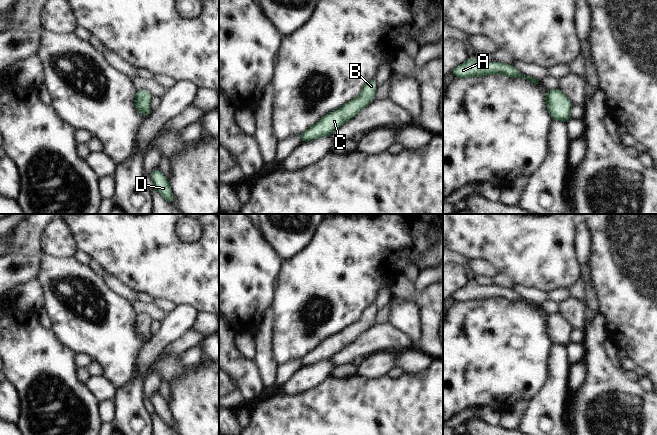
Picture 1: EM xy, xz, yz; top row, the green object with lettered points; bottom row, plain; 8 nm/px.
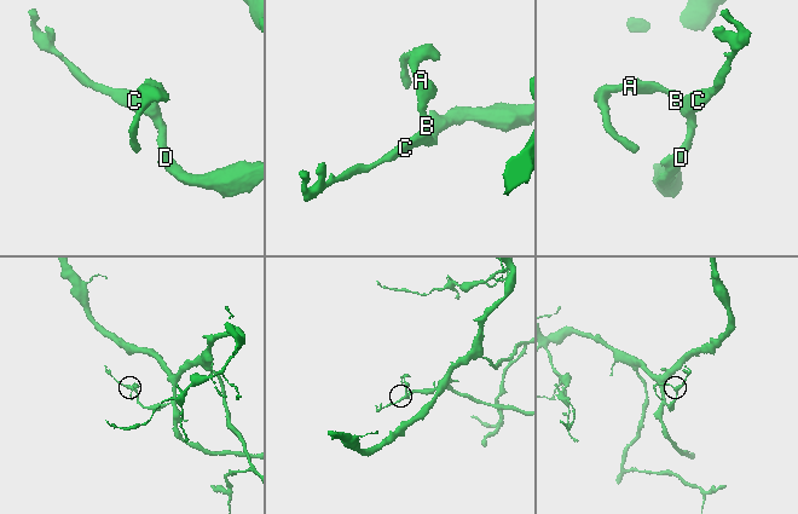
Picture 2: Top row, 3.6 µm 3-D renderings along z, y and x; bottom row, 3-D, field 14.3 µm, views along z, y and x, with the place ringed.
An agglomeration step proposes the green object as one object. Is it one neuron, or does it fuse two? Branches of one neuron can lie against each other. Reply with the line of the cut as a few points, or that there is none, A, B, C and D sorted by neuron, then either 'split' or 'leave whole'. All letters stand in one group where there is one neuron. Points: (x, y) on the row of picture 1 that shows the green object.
cut none; groups A B C D; leave whole

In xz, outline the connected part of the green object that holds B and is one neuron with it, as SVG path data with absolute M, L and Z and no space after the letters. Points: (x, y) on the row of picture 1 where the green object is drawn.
M375 79L367 81L360 91L360 95L326 114L316 124L300 134L300 142L307 142L329 136L335 129L354 117L359 111L373 102L373 96L377 83Z

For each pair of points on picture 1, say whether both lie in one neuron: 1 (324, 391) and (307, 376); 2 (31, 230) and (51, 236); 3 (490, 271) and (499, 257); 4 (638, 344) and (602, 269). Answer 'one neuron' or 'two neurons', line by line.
1: two neurons
2: two neurons
3: two neurons
4: one neuron

